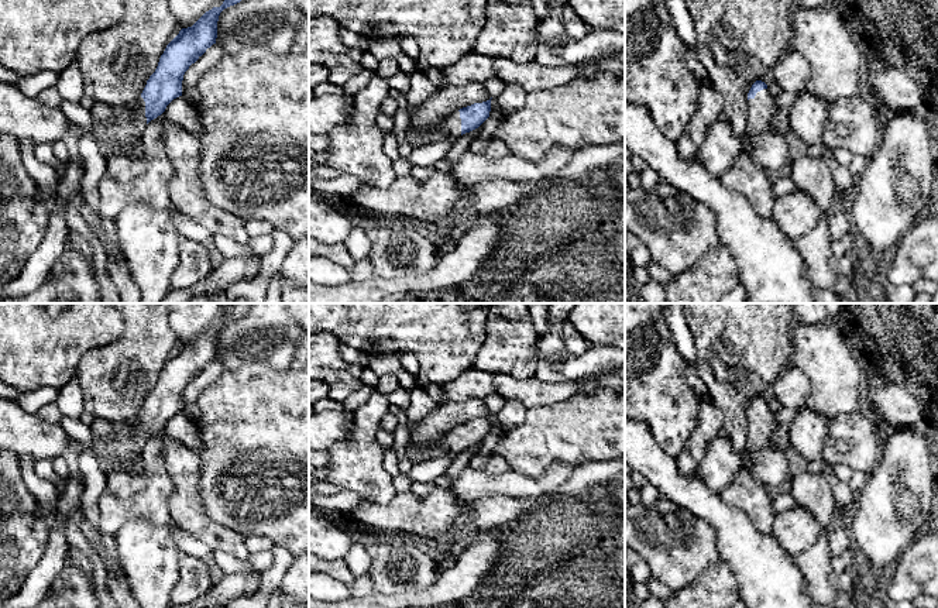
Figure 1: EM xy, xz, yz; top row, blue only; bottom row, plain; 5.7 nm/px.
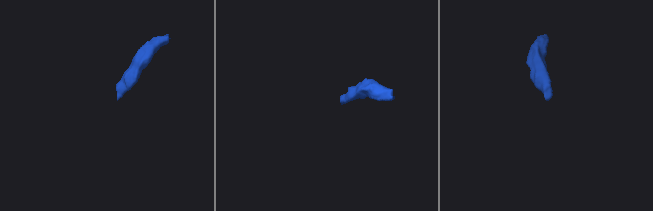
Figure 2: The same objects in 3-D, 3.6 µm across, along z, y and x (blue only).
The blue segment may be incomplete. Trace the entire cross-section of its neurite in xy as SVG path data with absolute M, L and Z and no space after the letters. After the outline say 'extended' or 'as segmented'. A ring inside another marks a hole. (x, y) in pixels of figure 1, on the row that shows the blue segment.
M224 0L220 7L206 11L192 27L182 28L166 45L155 72L147 80L137 111L133 114L120 110L113 123L93 128L93 138L114 154L141 154L147 124L161 116L173 99L182 96L185 72L216 44L220 13L240 1Z | extended

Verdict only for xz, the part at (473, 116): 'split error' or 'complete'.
split error

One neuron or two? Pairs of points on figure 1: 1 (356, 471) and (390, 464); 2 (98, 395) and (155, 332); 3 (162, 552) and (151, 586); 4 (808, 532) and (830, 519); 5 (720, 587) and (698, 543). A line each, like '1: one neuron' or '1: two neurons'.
1: two neurons
2: one neuron
3: one neuron
4: two neurons
5: two neurons

